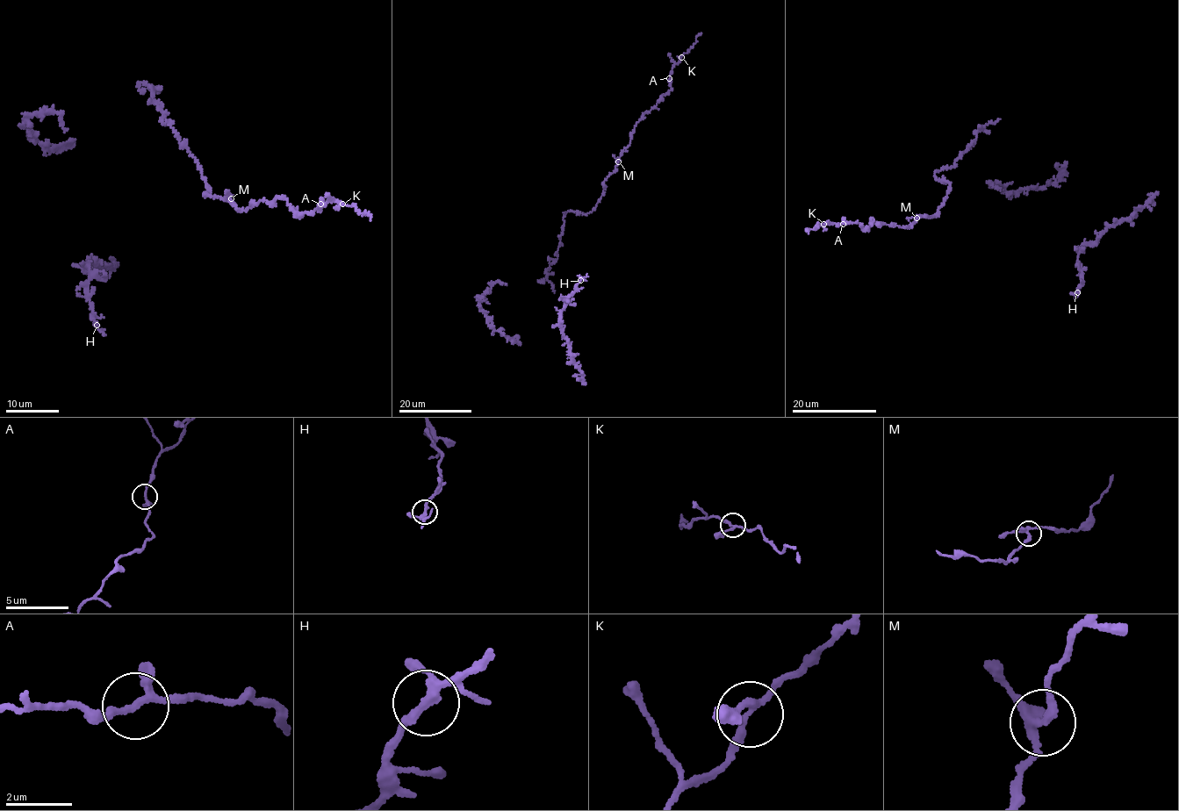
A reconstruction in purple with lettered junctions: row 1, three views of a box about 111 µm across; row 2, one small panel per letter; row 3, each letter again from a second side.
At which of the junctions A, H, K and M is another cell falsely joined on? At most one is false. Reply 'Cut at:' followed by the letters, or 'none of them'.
Cut at: none of them

